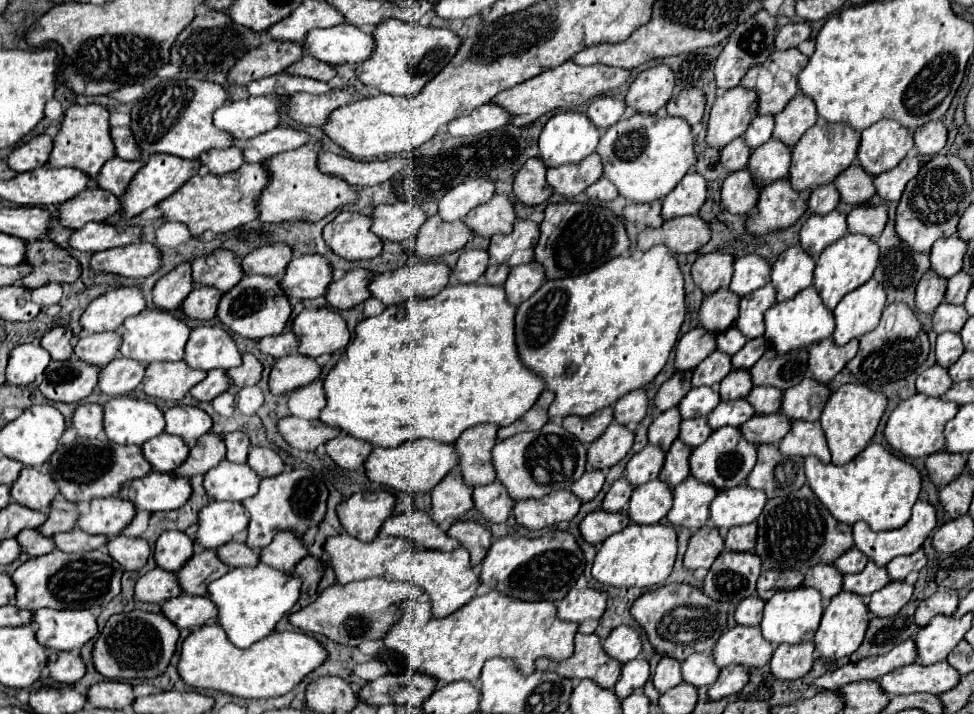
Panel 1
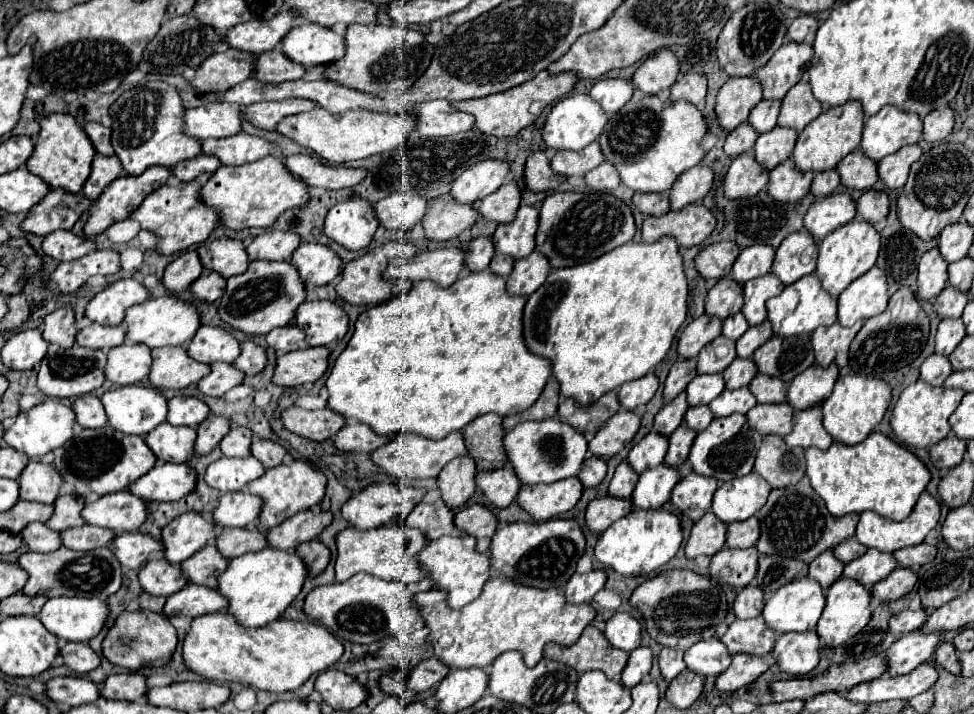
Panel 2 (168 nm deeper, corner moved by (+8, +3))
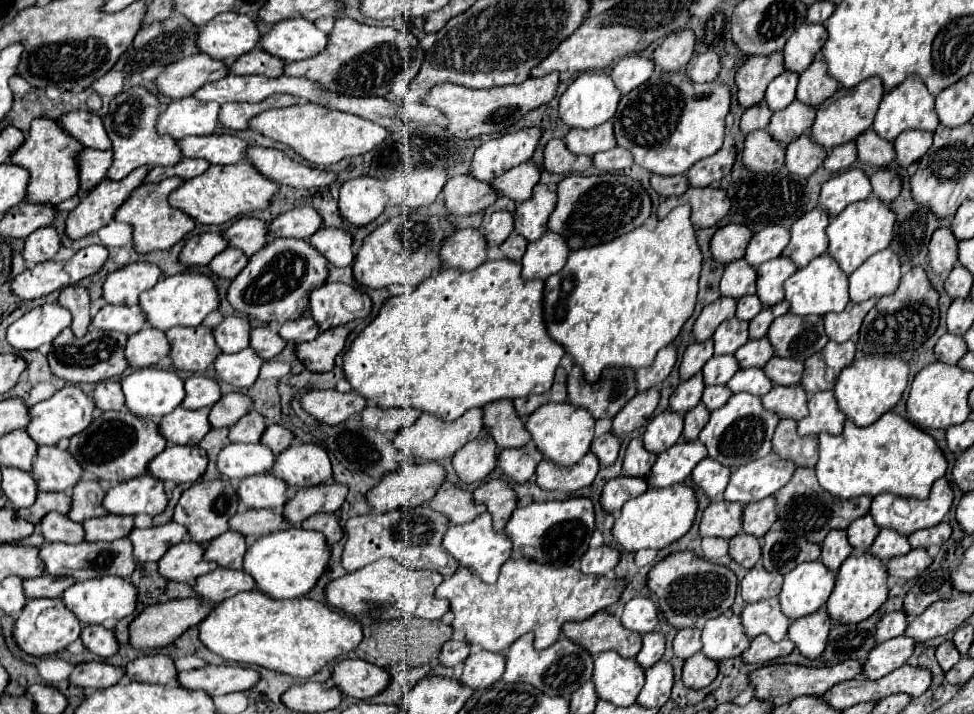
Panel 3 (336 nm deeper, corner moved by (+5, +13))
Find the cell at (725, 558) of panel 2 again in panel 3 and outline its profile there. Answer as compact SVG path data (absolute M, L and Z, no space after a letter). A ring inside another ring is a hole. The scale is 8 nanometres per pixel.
M739 533L729 541L729 555L735 563L743 565L745 569L751 569L761 559L761 543L753 535Z

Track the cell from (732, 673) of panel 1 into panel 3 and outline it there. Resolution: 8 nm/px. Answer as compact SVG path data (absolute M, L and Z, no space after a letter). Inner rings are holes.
M759 635L755 639L751 639L751 647L747 651L743 651L741 659L743 663L767 663L773 661L777 657L785 657L795 649L795 645L789 639L783 639L779 643L773 643L771 639L767 639L767 635Z

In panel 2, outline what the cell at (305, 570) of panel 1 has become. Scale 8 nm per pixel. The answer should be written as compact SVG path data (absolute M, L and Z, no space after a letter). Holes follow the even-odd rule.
M312 539L312 541L296 547L296 553L306 561L310 577L320 575L326 569L326 565L330 563L330 555L332 555L330 549L318 539Z

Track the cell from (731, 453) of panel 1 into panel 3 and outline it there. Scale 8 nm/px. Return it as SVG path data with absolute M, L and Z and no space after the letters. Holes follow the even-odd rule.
M739 393L733 395L721 409L711 413L707 425L699 433L699 441L707 447L711 459L727 467L739 467L771 453L771 435L777 427L777 421L779 417L763 409L759 397Z

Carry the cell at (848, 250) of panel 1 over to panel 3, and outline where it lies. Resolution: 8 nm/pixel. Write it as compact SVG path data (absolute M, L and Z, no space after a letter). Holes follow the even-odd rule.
M875 197L865 199L863 203L851 203L851 207L845 207L827 227L827 237L829 237L827 253L837 261L843 273L851 275L873 253L889 247L893 239L893 223L895 223L895 213L891 211L891 207L887 203L879 203L879 199Z

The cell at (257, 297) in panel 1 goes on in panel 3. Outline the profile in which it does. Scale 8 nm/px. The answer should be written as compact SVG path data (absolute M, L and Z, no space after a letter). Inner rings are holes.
M271 239L261 251L249 257L247 267L231 281L227 301L235 311L263 323L285 323L301 317L309 307L309 295L327 279L327 259L311 251L303 239Z

